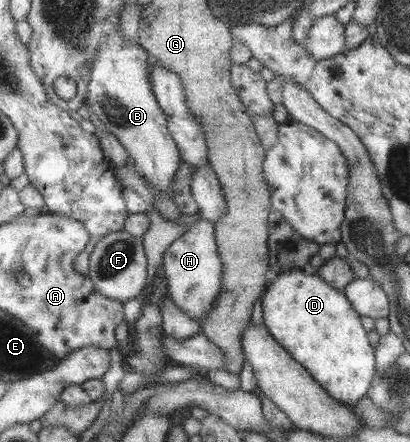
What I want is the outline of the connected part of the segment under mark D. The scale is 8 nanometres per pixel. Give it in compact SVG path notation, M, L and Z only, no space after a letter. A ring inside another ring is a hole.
M295 267L287 269L282 274L272 275L262 299L264 324L270 333L336 400L355 407L366 397L370 386L378 379L376 348L370 341L369 332L362 326L361 315L344 291L328 284L327 280L314 270Z

